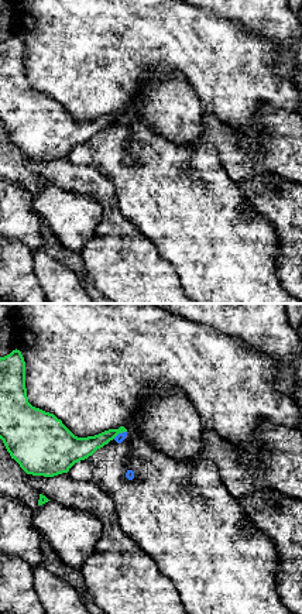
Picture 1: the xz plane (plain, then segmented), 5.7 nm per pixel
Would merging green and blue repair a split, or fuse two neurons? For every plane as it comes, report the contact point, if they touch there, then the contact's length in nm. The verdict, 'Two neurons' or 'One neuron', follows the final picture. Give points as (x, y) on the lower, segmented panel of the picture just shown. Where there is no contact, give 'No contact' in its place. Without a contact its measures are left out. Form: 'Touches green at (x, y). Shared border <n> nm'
Touches green at (119, 432). Shared border 90 nm

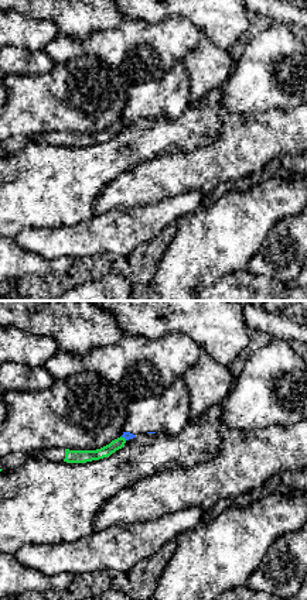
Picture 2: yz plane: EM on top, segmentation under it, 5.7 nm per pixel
Touches green at (123, 438). Shared border 40 nm

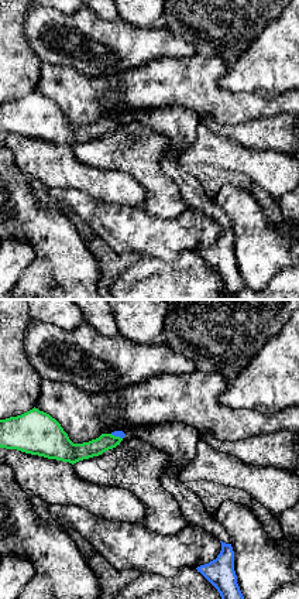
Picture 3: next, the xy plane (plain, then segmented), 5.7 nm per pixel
Touches green at (116, 437). Shared border 80 nm

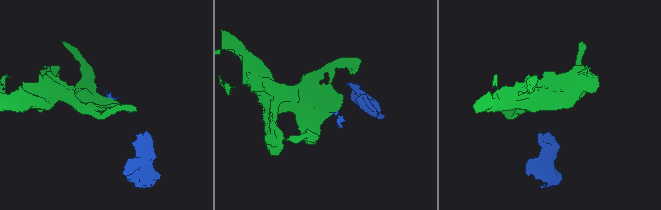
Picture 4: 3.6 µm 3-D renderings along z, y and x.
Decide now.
Two neurons

